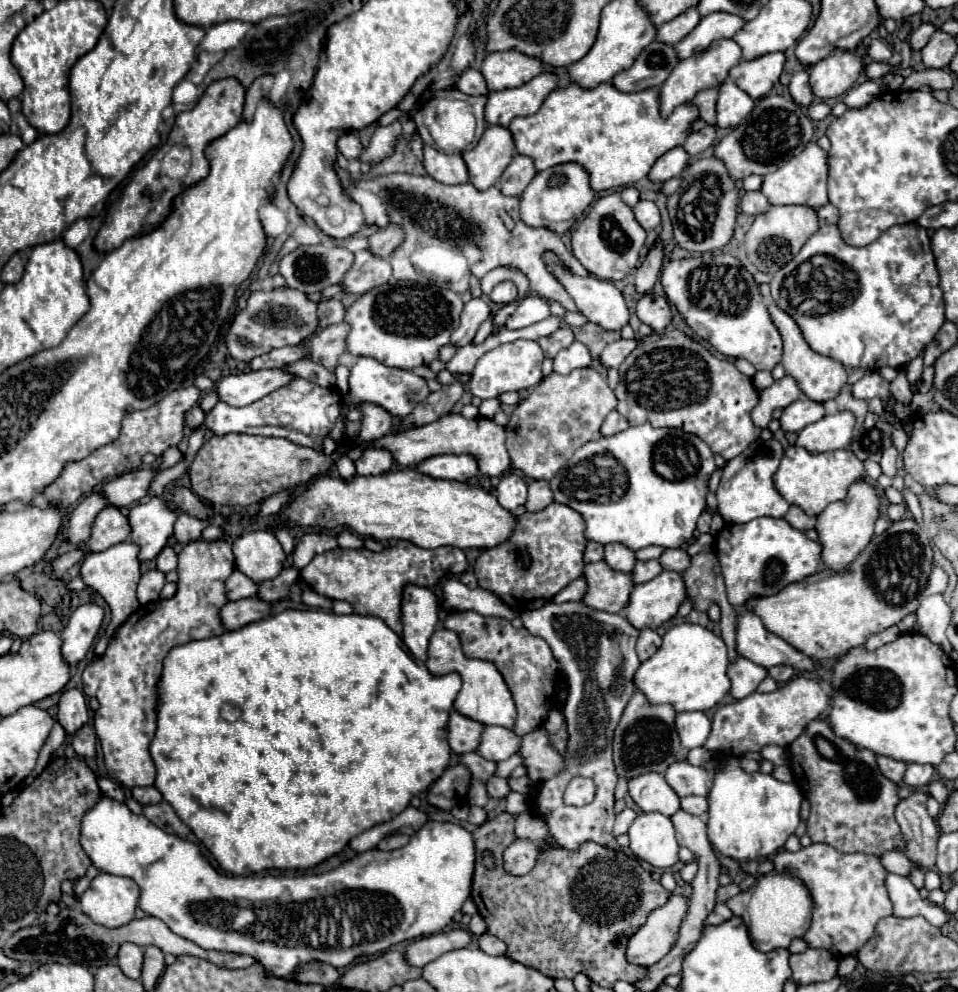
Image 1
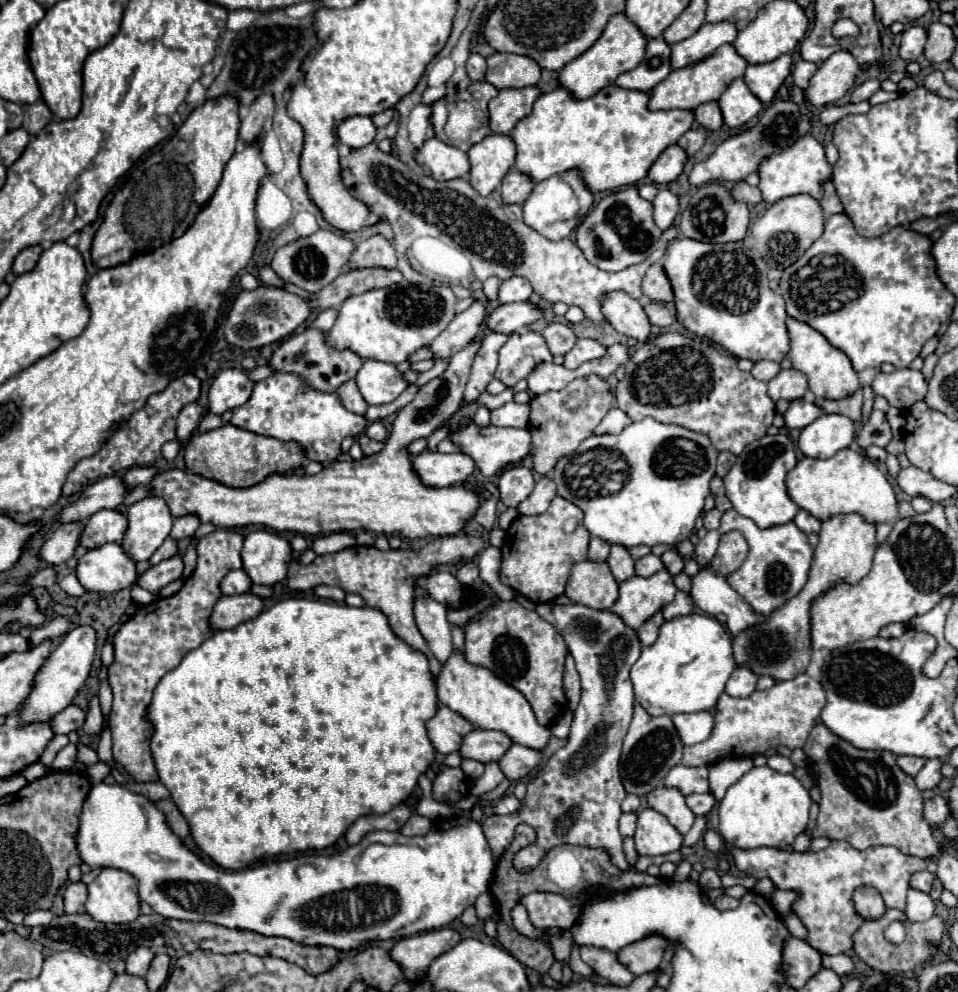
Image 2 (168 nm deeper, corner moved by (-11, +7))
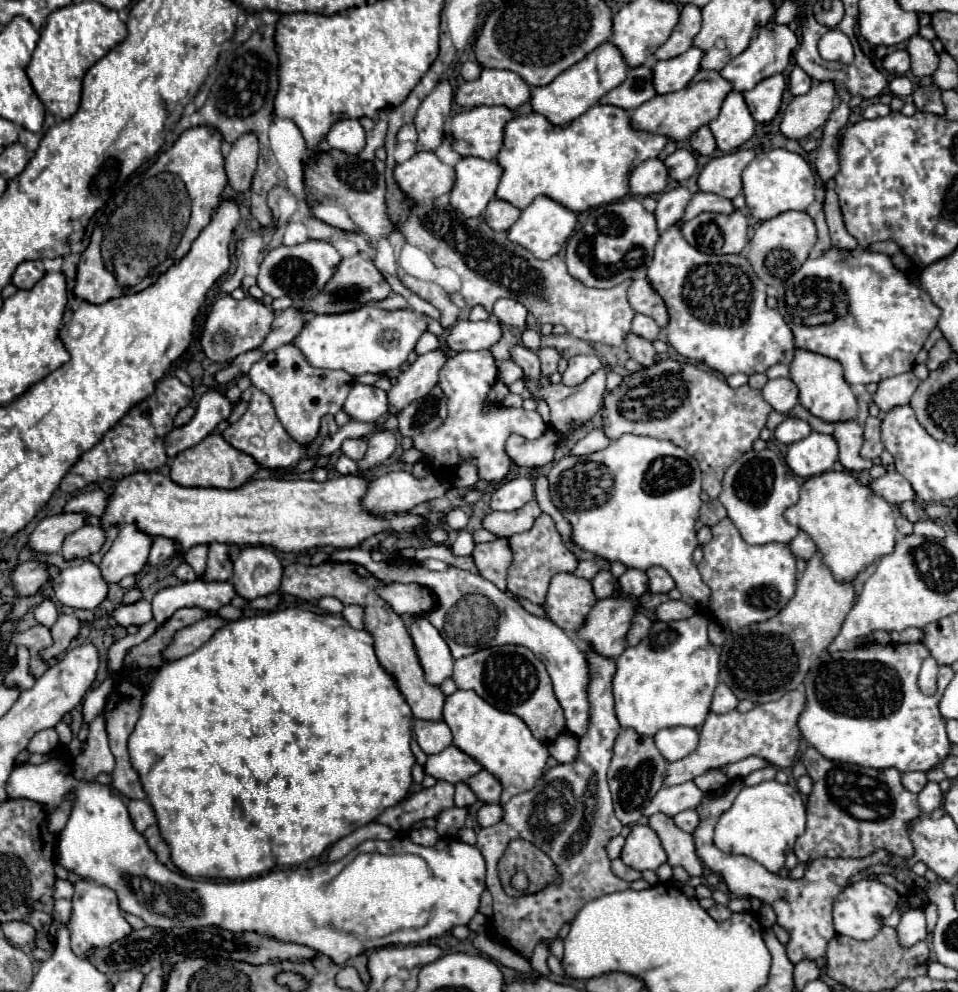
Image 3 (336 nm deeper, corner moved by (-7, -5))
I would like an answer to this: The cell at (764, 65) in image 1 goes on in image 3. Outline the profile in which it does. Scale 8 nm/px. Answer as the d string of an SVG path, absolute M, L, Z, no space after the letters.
M775 74L773 78L765 78L761 86L755 86L753 90L749 90L749 94L743 94L755 122L763 124L775 118L781 106L783 90L786 88L786 79L783 78L783 74Z

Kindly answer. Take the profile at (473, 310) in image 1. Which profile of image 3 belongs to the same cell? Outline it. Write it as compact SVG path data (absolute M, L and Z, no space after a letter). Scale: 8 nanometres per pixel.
M437 348L429 354L419 356L413 364L409 364L399 376L393 388L387 392L389 398L389 414L397 416L405 406L415 400L421 400L429 390L437 384L437 374L445 364L447 356L443 348Z

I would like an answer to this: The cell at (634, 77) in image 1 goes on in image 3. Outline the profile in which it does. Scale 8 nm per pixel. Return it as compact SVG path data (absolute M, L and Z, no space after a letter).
M639 66L639 68L629 68L625 82L613 88L609 94L605 94L599 100L599 104L611 104L629 112L641 106L643 102L651 100L653 96L655 96L653 74L647 66Z

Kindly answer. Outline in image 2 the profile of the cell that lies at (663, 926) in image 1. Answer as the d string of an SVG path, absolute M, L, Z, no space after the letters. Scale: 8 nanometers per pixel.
M649 934L625 948L621 948L619 962L623 962L635 976L655 970L661 964L661 958L665 954L665 948L669 946L669 940L659 934Z

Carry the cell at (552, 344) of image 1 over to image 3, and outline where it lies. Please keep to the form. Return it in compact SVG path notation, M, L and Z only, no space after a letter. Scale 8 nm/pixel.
M541 348L539 358L541 358L543 376L551 376L553 372L557 372L557 362L559 362L561 356L559 356L559 352L555 348Z

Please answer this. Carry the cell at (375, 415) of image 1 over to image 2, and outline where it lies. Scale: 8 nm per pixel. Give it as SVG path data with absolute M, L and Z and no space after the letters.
M373 422L371 426L367 426L365 434L371 438L371 440L379 440L383 442L387 438L387 428L381 424L381 422Z

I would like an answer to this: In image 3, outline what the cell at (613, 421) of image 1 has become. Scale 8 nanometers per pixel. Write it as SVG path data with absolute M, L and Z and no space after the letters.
M593 428L593 430L589 430L589 434L585 436L585 438L581 438L573 448L571 448L571 456L587 456L587 454L593 454L593 452L597 452L597 450L603 450L605 446L609 446L611 444L611 440L609 438L605 438L605 434L603 434L603 430L597 430L597 428Z

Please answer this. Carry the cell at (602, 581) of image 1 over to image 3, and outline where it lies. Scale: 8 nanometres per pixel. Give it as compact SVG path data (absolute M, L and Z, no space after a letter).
M561 572L551 578L543 610L555 626L573 636L595 602L589 580Z

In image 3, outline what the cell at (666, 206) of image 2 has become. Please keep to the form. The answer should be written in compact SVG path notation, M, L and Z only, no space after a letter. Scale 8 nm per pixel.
M677 186L659 196L657 210L655 210L659 232L667 230L671 224L675 224L683 218L685 206L689 204L689 200L691 200L691 192L685 186Z

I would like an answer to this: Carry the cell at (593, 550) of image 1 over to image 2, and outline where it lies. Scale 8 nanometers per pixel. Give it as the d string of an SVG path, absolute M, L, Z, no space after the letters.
M597 536L589 542L589 560L607 560L609 556L609 544Z

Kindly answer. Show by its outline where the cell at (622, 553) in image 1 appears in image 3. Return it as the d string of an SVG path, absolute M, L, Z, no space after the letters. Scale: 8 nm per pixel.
M599 572L595 578L593 578L593 594L595 598L609 598L613 594L613 588L615 588L615 578L611 576L611 572Z

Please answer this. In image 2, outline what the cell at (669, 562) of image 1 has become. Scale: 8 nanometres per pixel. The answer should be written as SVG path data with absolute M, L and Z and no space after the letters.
M669 548L667 552L663 552L661 560L663 560L665 568L667 568L671 574L679 574L679 572L683 570L683 566L685 566L685 558L683 558L675 548Z

